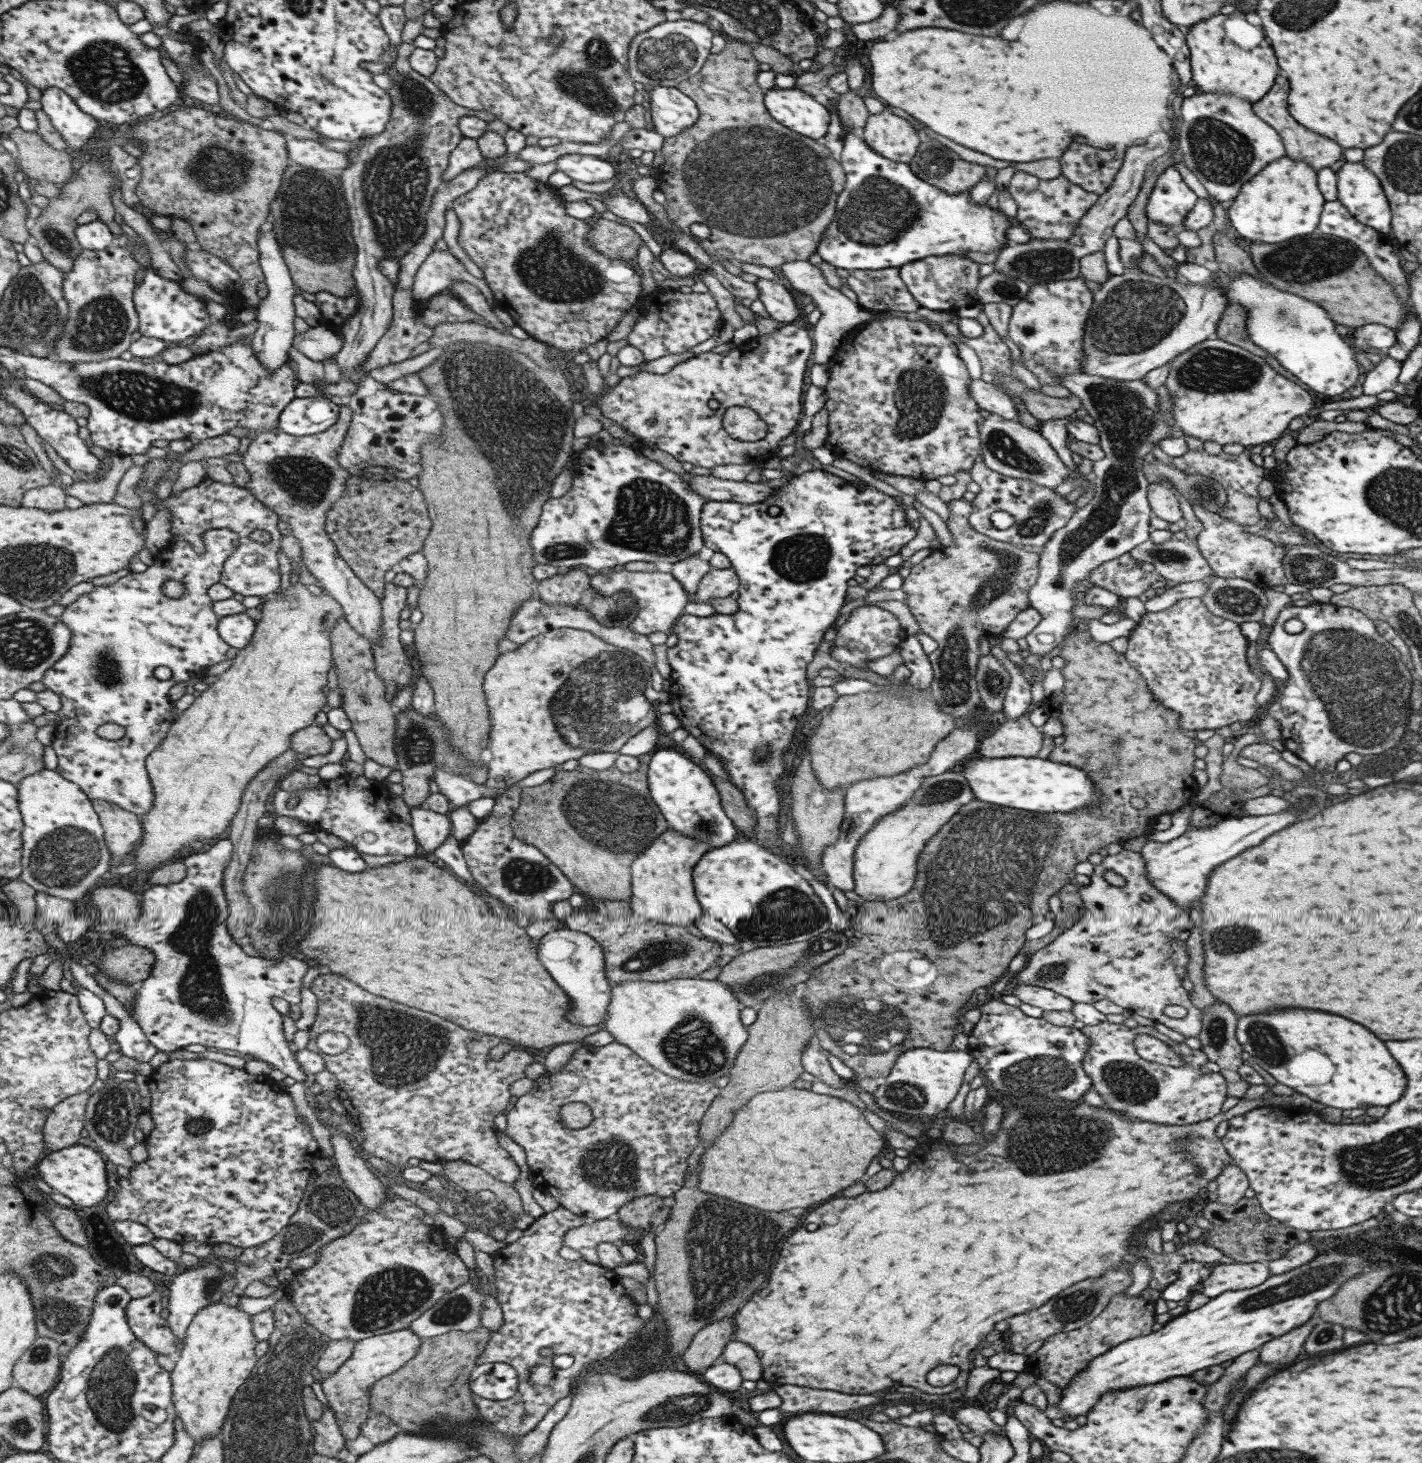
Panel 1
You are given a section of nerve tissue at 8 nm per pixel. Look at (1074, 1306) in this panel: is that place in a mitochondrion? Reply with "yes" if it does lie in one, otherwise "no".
yes

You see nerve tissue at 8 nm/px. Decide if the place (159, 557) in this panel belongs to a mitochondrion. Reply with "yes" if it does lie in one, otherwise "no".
no

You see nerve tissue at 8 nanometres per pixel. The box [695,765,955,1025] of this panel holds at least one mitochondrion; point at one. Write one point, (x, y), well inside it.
(789, 912)

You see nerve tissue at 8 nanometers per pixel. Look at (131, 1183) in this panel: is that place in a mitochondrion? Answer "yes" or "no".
no

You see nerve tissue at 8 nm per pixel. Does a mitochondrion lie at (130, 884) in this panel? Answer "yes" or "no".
no

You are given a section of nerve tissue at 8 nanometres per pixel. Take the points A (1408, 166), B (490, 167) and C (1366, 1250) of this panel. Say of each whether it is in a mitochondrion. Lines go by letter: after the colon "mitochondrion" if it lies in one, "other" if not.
A: mitochondrion
B: other
C: mitochondrion

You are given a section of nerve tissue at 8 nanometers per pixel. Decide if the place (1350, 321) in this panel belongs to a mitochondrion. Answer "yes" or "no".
no

